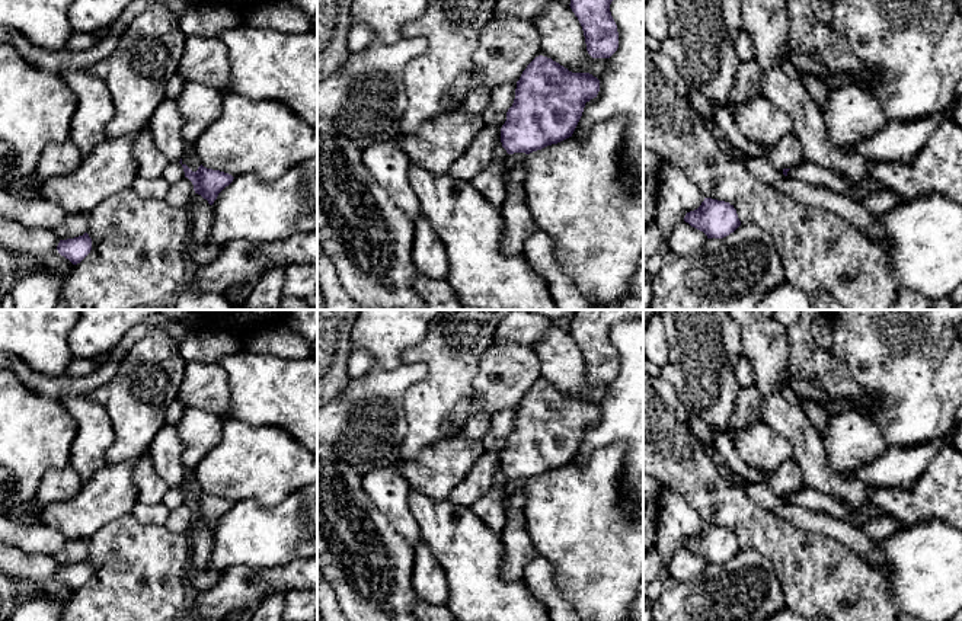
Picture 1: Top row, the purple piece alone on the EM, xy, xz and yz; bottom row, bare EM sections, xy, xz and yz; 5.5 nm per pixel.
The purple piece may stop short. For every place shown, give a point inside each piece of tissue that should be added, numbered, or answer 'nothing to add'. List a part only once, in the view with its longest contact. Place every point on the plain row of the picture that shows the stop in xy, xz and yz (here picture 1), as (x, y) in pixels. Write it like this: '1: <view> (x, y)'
nothing to add

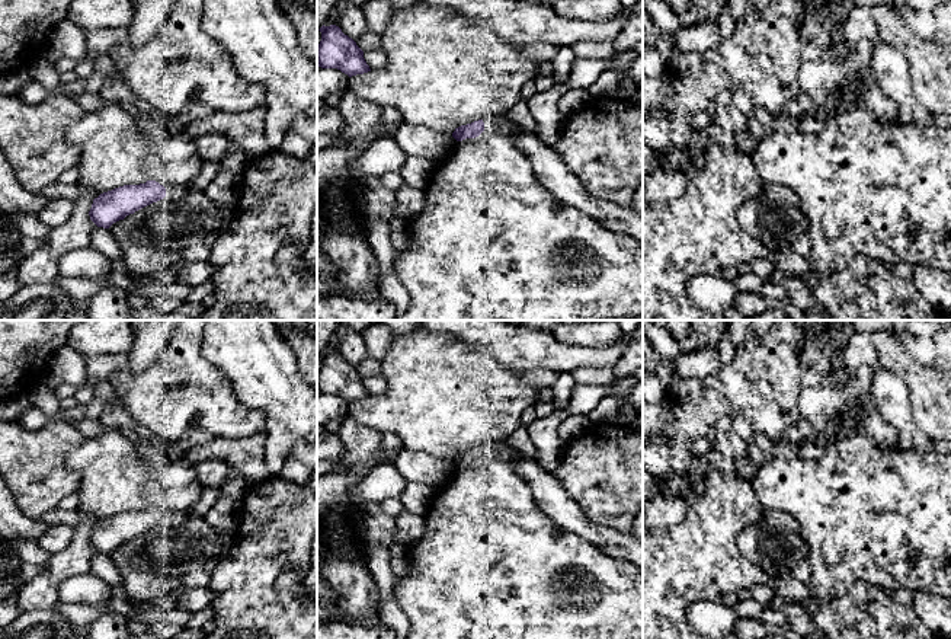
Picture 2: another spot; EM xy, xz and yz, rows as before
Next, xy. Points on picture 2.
1: xy (173, 517)

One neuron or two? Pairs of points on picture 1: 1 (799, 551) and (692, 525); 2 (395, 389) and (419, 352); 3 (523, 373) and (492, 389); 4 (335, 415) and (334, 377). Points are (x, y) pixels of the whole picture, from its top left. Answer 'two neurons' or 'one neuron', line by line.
1: two neurons
2: two neurons
3: one neuron
4: two neurons

